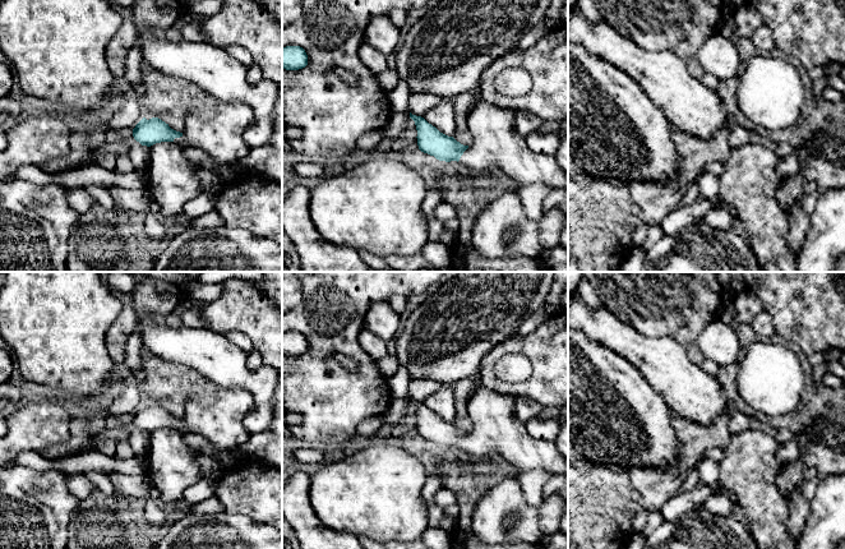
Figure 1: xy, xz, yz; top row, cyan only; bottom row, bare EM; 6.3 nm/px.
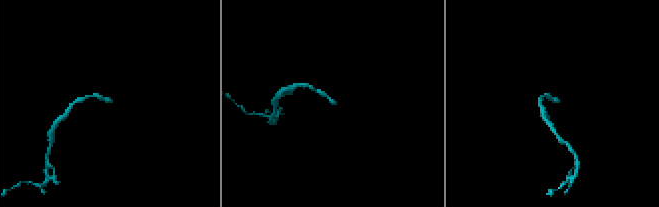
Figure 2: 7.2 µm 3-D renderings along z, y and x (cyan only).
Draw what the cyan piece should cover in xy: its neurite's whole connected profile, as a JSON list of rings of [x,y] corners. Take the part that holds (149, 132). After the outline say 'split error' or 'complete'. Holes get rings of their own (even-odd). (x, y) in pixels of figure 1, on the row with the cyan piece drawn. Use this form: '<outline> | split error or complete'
[[[216,100],[212,120],[203,120],[191,110],[185,116],[184,132],[176,132],[158,117],[143,117],[133,129],[133,137],[142,146],[174,142],[180,147],[197,148],[218,165],[236,165],[250,152],[244,132],[255,125],[253,110],[244,103]]] | split error

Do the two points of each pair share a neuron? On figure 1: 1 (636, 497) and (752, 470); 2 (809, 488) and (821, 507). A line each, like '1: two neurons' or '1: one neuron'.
1: two neurons
2: two neurons

